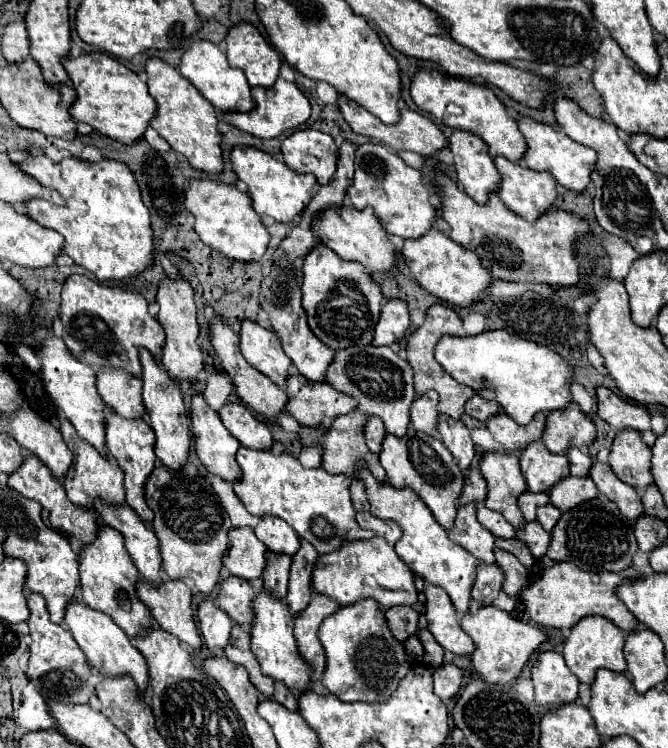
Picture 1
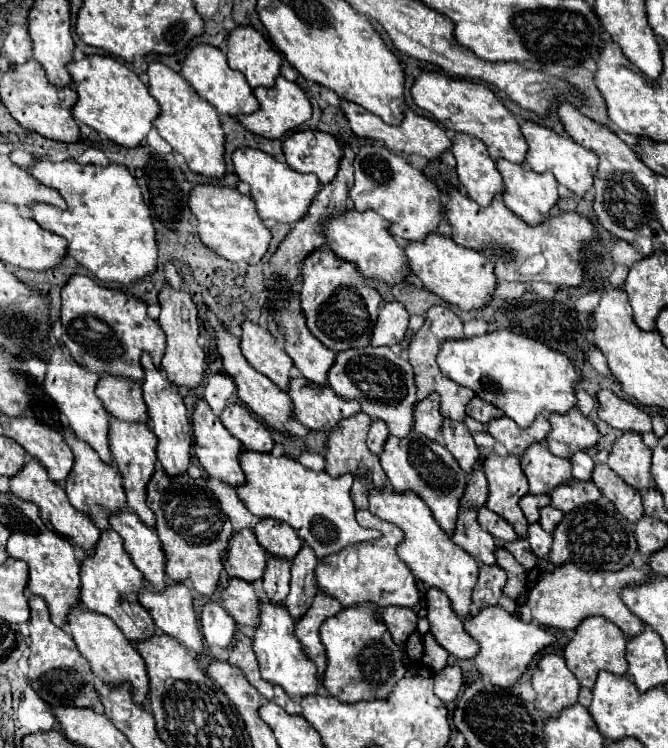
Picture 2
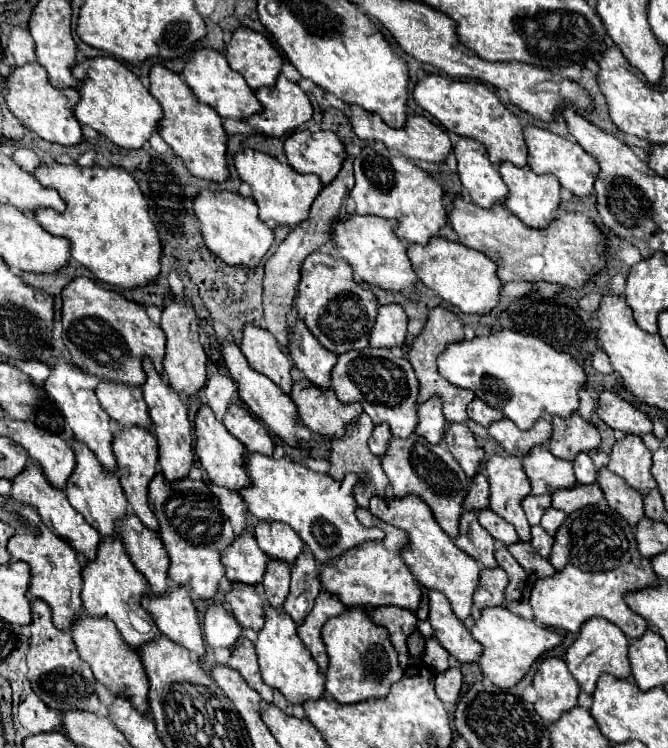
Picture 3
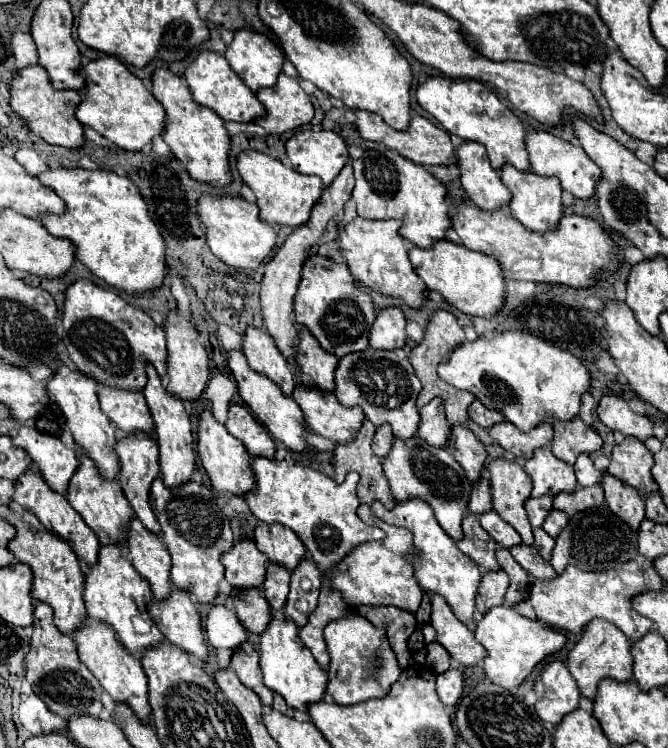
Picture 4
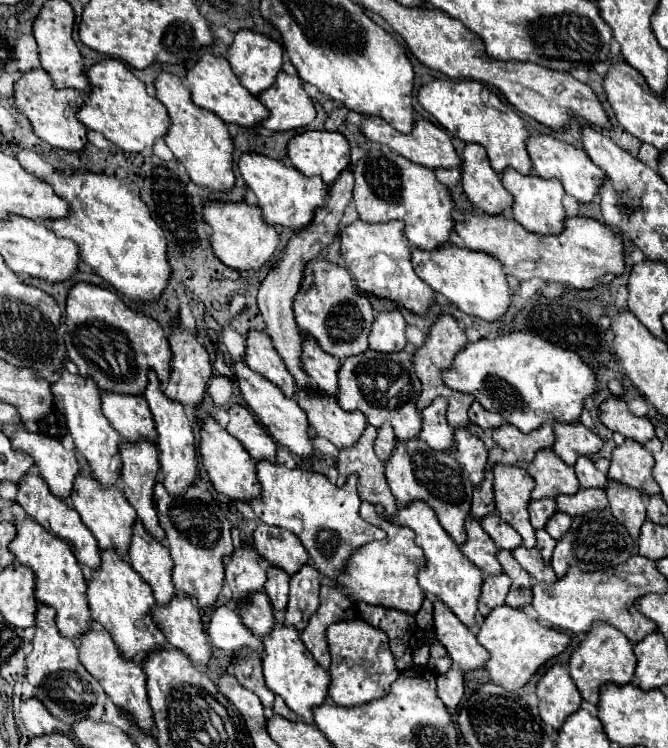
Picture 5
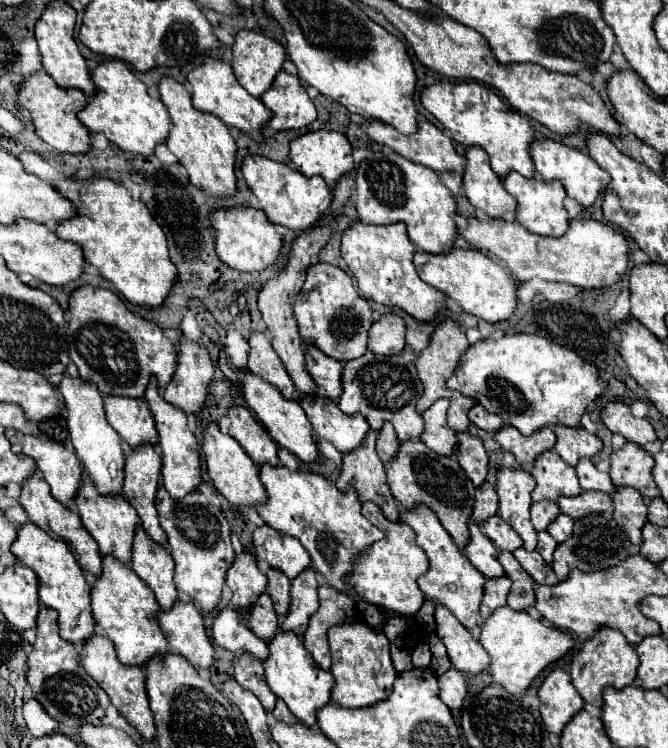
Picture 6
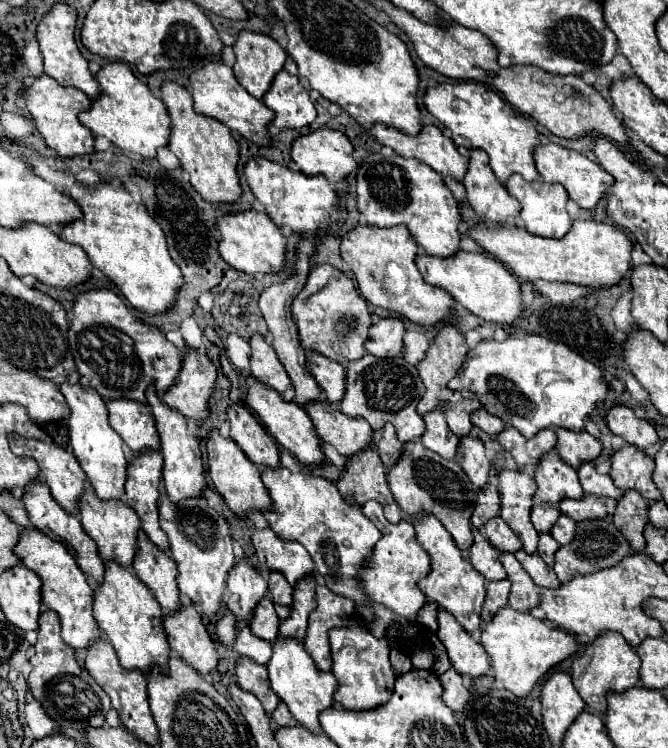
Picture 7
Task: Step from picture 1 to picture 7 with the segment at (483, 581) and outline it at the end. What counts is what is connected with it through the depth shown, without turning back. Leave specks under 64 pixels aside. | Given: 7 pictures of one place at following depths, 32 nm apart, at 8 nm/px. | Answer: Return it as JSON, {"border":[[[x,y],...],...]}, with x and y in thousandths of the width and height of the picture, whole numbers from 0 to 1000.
{"border":[[[746,775],[746,778],[731,778],[728,781],[728,802],[722,813],[722,829],[731,832],[746,813],[760,807],[760,794],[763,794],[763,778],[760,775]]]}

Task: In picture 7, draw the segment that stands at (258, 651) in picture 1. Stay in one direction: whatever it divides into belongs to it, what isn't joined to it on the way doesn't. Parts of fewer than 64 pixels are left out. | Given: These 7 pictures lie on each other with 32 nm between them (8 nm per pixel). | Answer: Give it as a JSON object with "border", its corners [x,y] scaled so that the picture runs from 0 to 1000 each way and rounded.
{"border":[[[419,850],[416,856],[407,858],[407,882],[401,882],[398,896],[410,928],[428,939],[440,960],[455,973],[476,979],[479,976],[476,955],[491,944],[497,944],[497,928],[506,914],[503,906],[494,898],[479,898],[479,893],[473,893],[470,882],[461,877],[452,858],[446,858],[443,853],[419,853]]]}

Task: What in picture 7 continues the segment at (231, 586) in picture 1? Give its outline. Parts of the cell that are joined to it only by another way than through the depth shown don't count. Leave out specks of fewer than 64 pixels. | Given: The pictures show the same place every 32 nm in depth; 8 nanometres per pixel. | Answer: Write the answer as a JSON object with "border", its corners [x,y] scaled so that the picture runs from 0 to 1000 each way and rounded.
{"border":[[[395,797],[395,802],[383,807],[383,818],[377,821],[377,829],[374,829],[374,842],[386,853],[407,858],[416,850],[416,837],[419,837],[419,826],[410,818],[410,807],[404,797]]]}

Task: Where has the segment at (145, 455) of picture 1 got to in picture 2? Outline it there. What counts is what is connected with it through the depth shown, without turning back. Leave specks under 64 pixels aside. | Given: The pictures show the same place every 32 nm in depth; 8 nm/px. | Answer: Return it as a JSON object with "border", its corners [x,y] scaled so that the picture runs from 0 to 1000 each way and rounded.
{"border":[[[171,556],[165,559],[165,604],[168,612],[186,639],[186,655],[189,655],[189,671],[198,684],[210,690],[210,695],[219,703],[231,703],[231,684],[219,676],[219,647],[234,626],[234,583],[216,564],[183,564]]]}

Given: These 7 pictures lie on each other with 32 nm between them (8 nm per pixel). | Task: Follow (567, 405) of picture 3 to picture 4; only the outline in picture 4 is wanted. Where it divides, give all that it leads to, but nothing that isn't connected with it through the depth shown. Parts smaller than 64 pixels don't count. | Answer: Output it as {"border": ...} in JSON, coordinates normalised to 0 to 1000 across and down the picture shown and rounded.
{"border":[[[775,441],[689,460],[671,473],[671,481],[659,484],[656,500],[674,516],[701,521],[725,543],[751,551],[781,578],[796,575],[811,561],[859,559],[868,548],[868,527],[883,519],[883,500],[859,473]]]}

